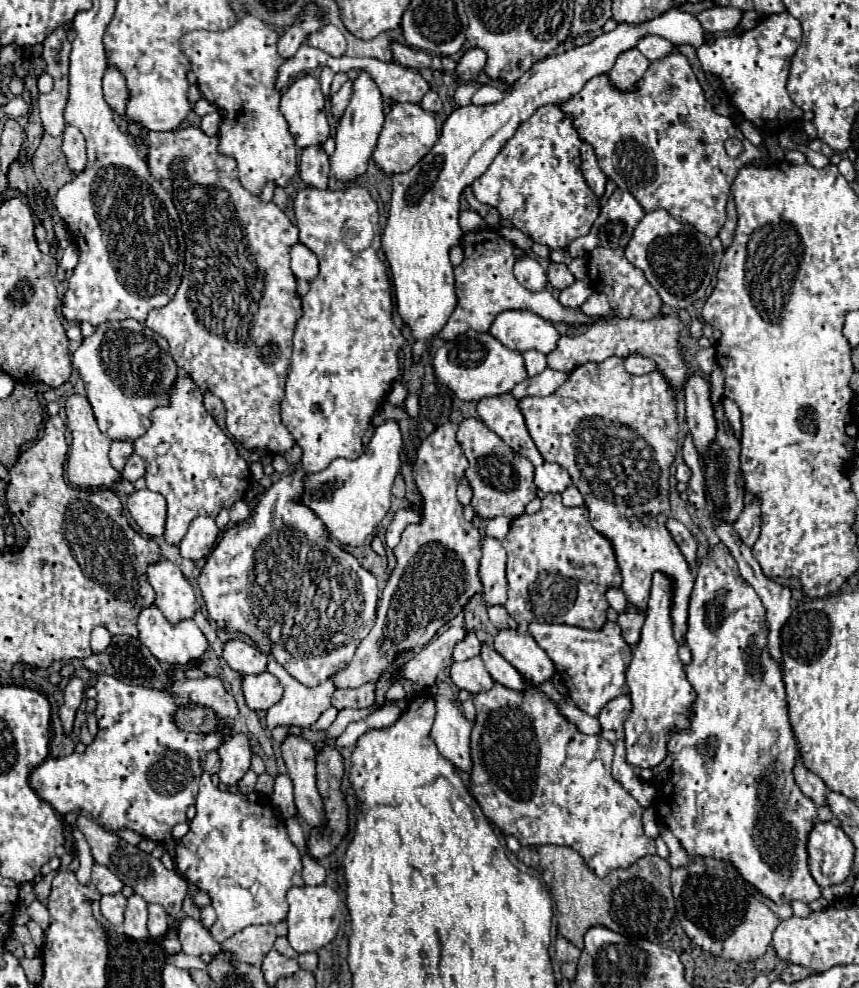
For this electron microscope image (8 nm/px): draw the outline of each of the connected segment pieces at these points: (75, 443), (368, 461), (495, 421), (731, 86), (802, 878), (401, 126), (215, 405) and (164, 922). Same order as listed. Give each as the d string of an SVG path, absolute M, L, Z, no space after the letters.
M72 394L66 398L64 408L66 408L68 428L72 432L72 446L70 446L68 464L66 464L70 484L78 486L78 488L102 488L102 486L110 488L116 480L120 480L120 474L114 472L114 468L108 460L110 438L98 430L98 424L92 414L92 406L90 406L88 398L80 396L80 394Z
M388 420L376 428L366 452L356 460L334 460L326 470L308 474L302 504L324 524L328 536L346 546L362 546L390 510L390 488L400 470L402 434L398 422Z
M510 392L500 394L500 396L482 398L478 402L478 414L480 414L482 422L494 434L498 434L518 454L526 456L534 466L540 466L544 462L528 434L528 428L526 428L522 412L518 408L518 402Z
M780 12L762 18L752 30L720 36L712 44L704 42L698 48L698 60L704 72L720 76L732 104L744 114L744 118L750 120L758 130L770 132L802 118L802 110L790 100L786 92L790 60L800 42L800 20L796 20L790 12Z
M718 544L706 558L700 560L700 568L696 572L696 582L692 588L690 604L688 604L688 630L686 630L686 642L692 648L692 660L686 666L686 674L690 684L696 690L696 700L690 706L690 726L686 730L674 730L668 740L668 756L672 756L670 766L670 778L662 788L662 804L668 808L670 814L660 814L662 822L672 830L672 834L680 840L682 848L688 852L690 858L694 856L710 856L716 860L726 860L732 864L740 876L750 882L762 896L770 898L776 904L790 904L794 900L802 900L810 904L812 900L820 898L820 886L814 882L810 870L808 870L808 834L818 822L816 806L810 798L802 794L802 790L794 782L794 766L798 760L798 748L796 740L788 722L786 712L786 694L782 688L782 670L778 668L778 662L768 654L768 622L766 622L766 608L762 606L762 600L754 592L750 584L744 582L744 578L738 572L736 560L730 556L730 550L724 544Z
M410 102L396 104L386 114L384 128L380 132L378 146L372 154L372 158L386 174L408 172L418 160L422 160L430 152L430 148L436 144L436 140L438 140L438 130L436 130L434 116L430 112L426 112L420 106L410 104Z
M204 392L204 406L218 422L224 422L224 404L218 396L214 396L212 392Z
M148 904L148 932L152 938L164 936L168 932L168 914L160 904Z

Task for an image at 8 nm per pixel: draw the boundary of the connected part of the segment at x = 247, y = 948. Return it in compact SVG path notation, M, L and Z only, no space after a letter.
M272 924L264 926L246 926L234 936L226 938L222 944L228 948L238 960L248 962L252 966L260 966L264 956L272 950L276 940L276 932Z

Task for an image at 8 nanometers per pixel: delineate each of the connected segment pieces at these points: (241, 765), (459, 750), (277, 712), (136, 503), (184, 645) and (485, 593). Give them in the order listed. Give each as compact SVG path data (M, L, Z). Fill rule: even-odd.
M236 732L232 736L228 736L222 746L218 748L218 754L220 754L220 782L226 784L226 786L232 786L236 784L250 768L250 756L252 756L252 750L250 750L250 740L246 734L242 732Z
M438 682L430 688L430 694L436 700L436 720L432 726L432 740L438 746L438 752L450 760L458 770L472 770L470 758L470 732L472 722L468 722L460 710L460 704L454 700L448 684Z
M272 656L268 660L270 674L274 674L284 686L284 696L274 704L266 714L266 726L273 730L276 726L298 726L310 728L324 710L330 708L330 696L336 690L332 680L326 680L320 686L308 688L292 678Z
M136 490L128 498L128 510L144 534L158 538L164 534L166 498L152 490Z
M156 604L146 606L140 610L138 614L138 638L142 640L142 644L160 660L166 664L176 664L176 666L186 666L188 660L198 660L204 656L206 648L208 648L208 640L206 636L200 632L200 628L194 624L192 618L182 620L178 624L170 624L162 612L158 610Z
M484 538L482 560L478 570L482 582L482 600L486 606L498 606L506 602L506 550L502 542Z

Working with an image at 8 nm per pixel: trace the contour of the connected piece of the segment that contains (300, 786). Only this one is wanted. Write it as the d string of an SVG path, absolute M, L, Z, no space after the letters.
M288 734L282 744L282 758L288 768L288 776L294 784L294 802L298 814L310 826L324 824L324 804L316 788L316 750L304 736Z

